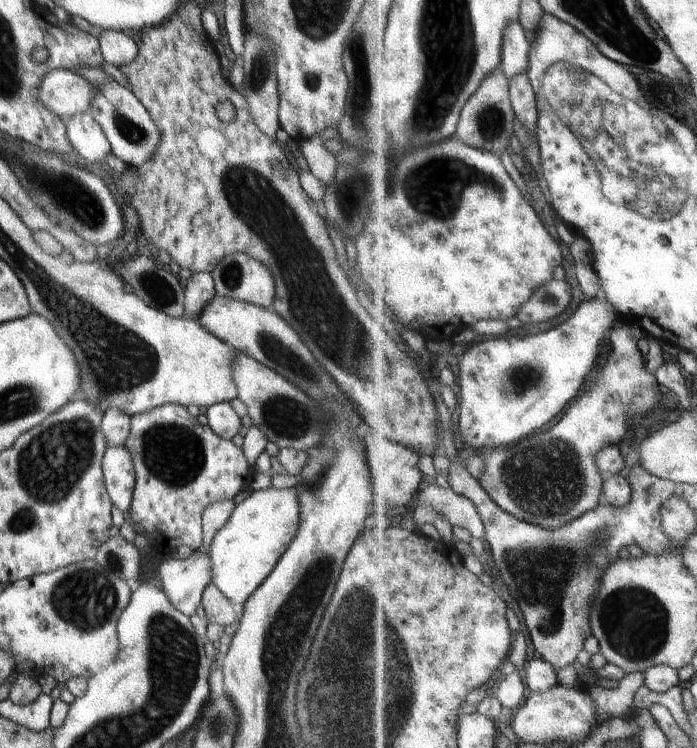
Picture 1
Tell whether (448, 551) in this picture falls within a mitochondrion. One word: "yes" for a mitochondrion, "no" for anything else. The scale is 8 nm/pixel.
no

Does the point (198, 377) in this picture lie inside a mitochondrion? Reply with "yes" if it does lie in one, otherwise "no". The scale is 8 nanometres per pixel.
no

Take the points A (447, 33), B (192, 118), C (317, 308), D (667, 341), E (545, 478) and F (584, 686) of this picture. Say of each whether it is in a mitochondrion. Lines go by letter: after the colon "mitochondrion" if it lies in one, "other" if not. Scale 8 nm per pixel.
A: mitochondrion
B: other
C: mitochondrion
D: other
E: mitochondrion
F: other

